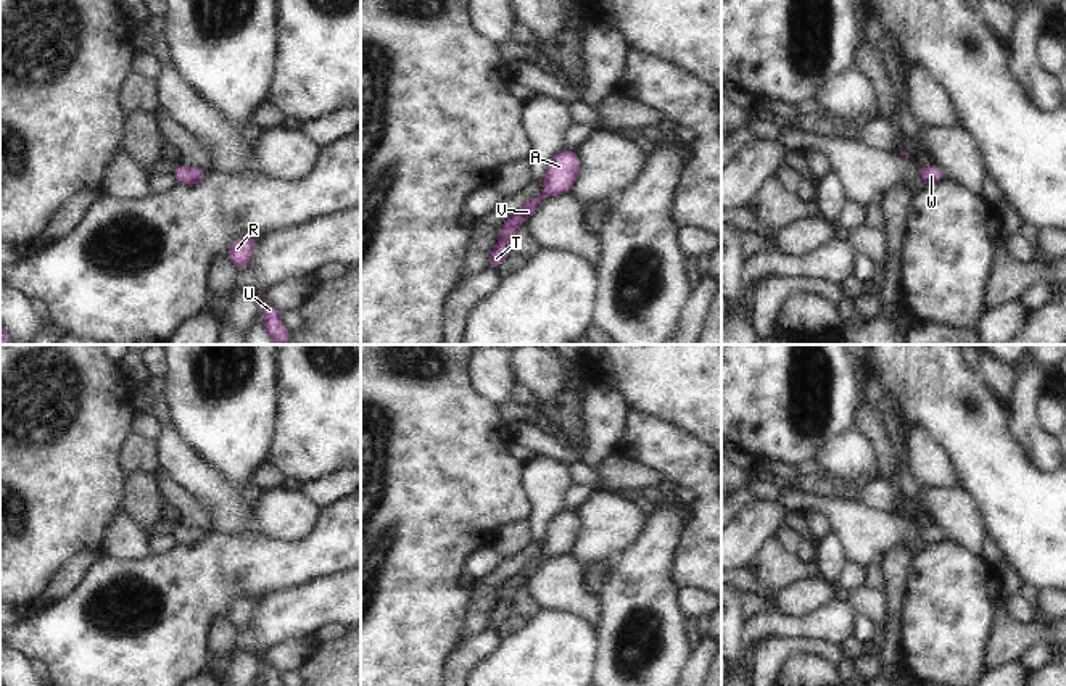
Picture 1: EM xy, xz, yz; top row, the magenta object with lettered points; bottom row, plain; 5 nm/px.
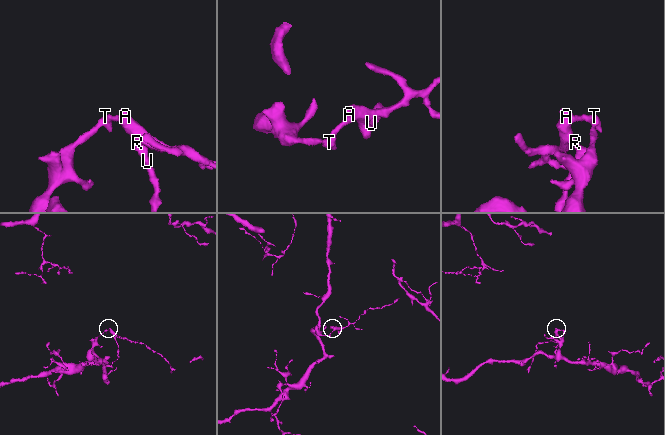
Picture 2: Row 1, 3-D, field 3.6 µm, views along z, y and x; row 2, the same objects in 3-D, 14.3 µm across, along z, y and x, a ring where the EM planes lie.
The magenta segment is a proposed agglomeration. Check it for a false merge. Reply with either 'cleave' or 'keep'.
keep

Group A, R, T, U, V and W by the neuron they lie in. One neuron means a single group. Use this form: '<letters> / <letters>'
A R T U V W

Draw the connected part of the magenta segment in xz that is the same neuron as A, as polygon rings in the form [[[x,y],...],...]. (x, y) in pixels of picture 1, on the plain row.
[[[562,510],[549,520],[541,556],[531,559],[515,576],[504,581],[499,601],[491,612],[490,630],[498,631],[499,625],[509,617],[509,605],[514,599],[515,589],[528,581],[544,559],[570,554],[572,546],[578,538],[578,530],[578,515],[572,510]]]

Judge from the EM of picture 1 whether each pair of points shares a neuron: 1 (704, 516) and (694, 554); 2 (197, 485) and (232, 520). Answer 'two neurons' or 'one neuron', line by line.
1: one neuron
2: one neuron

